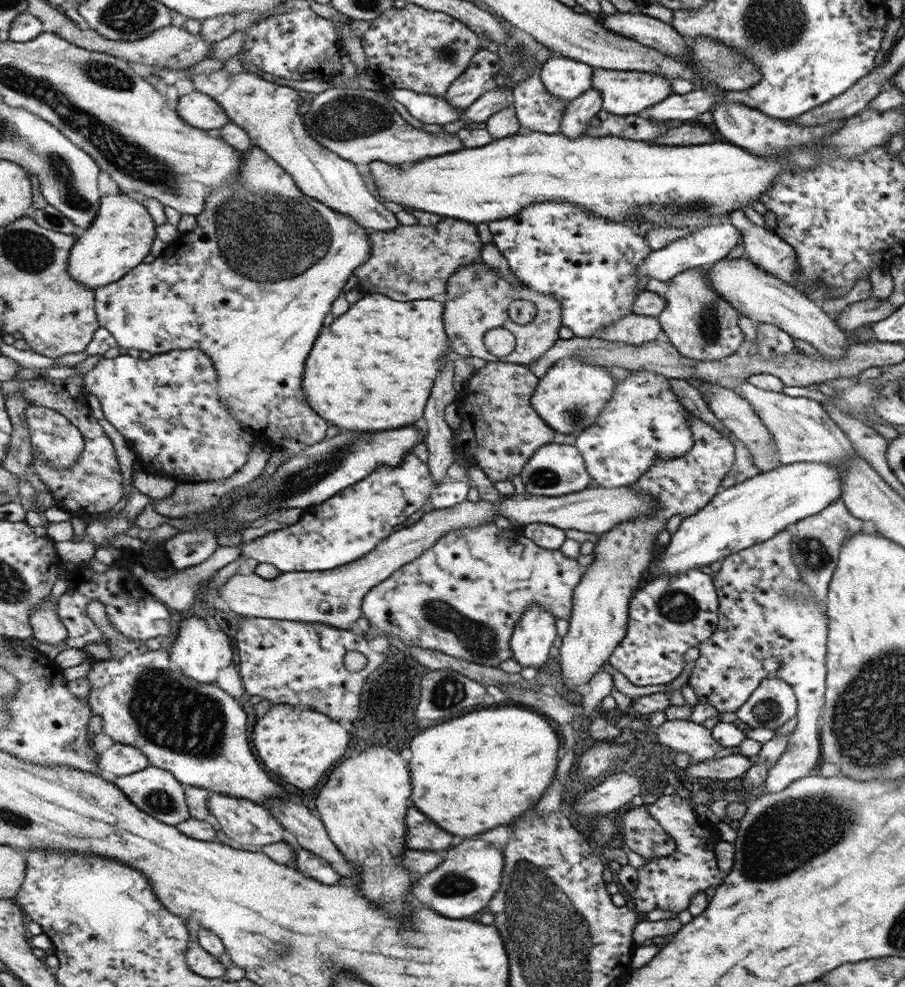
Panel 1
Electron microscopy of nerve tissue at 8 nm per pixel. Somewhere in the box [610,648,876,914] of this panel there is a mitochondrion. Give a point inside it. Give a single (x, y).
(788, 834)

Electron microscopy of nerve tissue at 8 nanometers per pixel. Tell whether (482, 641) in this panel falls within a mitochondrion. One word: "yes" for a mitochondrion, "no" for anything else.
yes

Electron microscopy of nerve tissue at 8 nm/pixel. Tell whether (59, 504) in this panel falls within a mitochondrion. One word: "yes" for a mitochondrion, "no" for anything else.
no

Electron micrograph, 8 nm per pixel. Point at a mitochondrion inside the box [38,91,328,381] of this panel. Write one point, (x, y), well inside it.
(60, 167)

